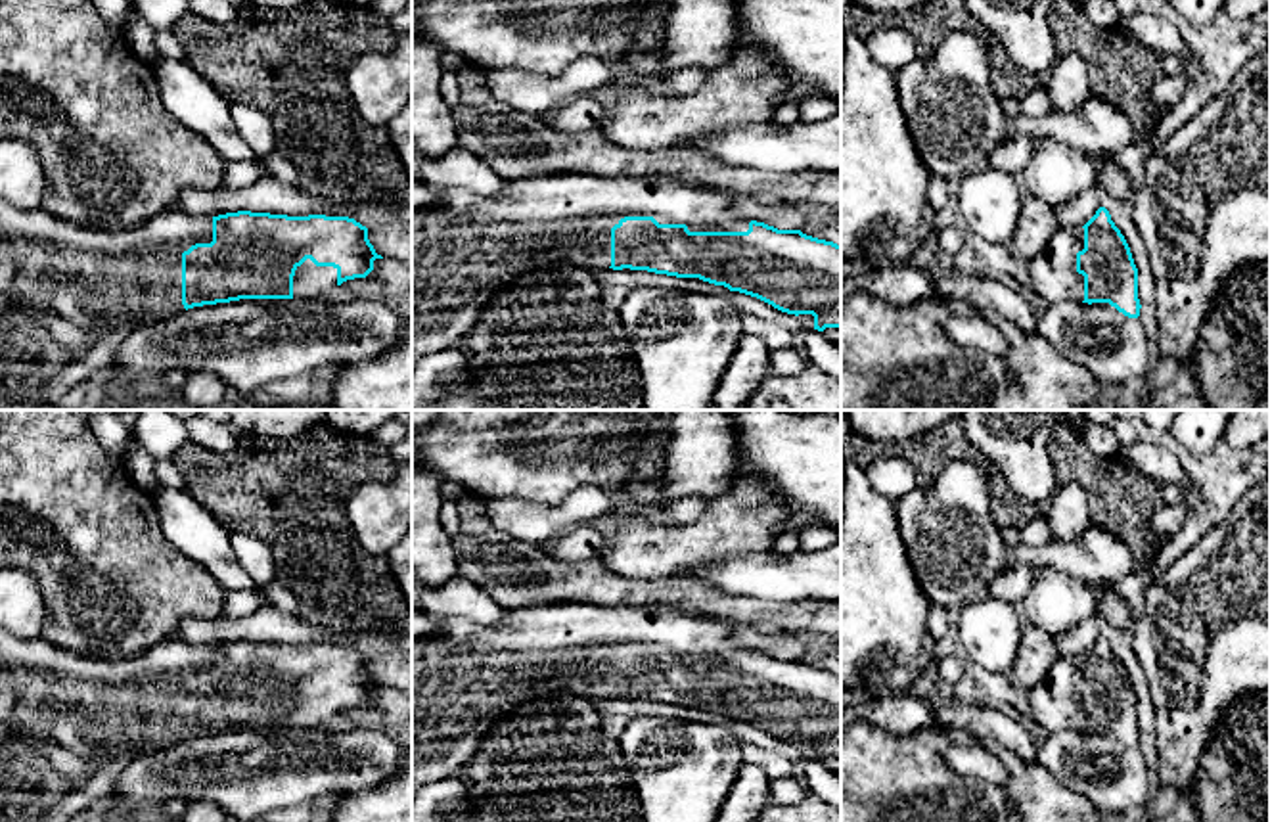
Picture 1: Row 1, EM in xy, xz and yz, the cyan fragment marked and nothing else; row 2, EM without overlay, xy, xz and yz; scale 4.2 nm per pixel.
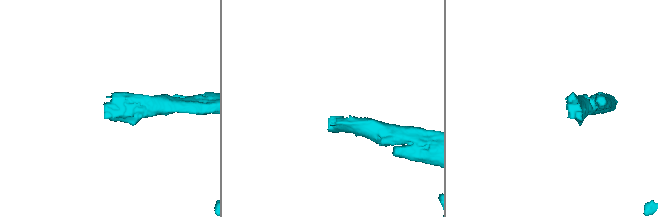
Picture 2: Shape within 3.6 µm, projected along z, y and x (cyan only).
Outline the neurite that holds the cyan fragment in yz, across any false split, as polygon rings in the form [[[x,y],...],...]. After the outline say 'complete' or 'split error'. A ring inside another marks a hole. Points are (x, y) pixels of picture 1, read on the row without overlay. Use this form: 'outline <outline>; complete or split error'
outline [[[1105,636],[1084,655],[1059,655],[1027,701],[1044,736],[1073,728],[1109,732],[1128,747],[1140,745],[1138,697]]]; split error

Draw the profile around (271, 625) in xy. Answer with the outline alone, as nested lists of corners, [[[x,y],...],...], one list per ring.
[[[268,605],[239,619],[184,619],[174,640],[211,648],[238,640],[287,646],[349,646],[347,636],[349,632],[324,628],[301,619],[297,613],[283,613]]]

